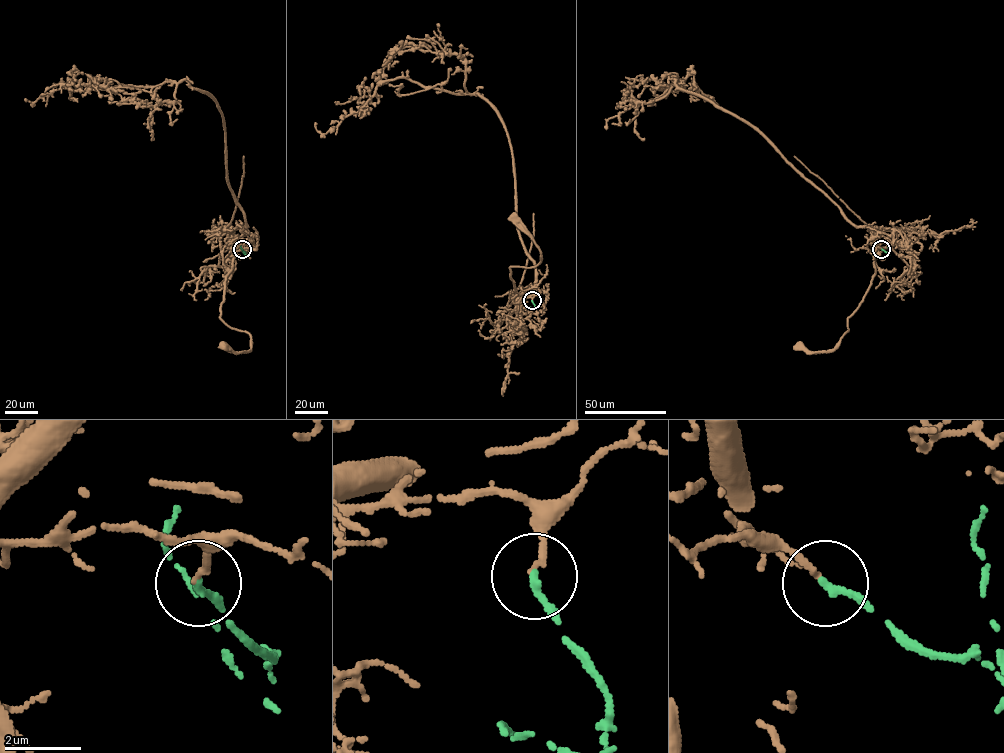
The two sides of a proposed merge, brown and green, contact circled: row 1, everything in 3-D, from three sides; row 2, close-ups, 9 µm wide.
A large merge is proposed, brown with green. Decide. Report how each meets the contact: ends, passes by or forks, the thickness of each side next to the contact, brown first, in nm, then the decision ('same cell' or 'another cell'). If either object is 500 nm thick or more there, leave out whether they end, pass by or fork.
brown ends there; green ends there; 140 nm thick on the brown side, 200 nm on the other; same cell

